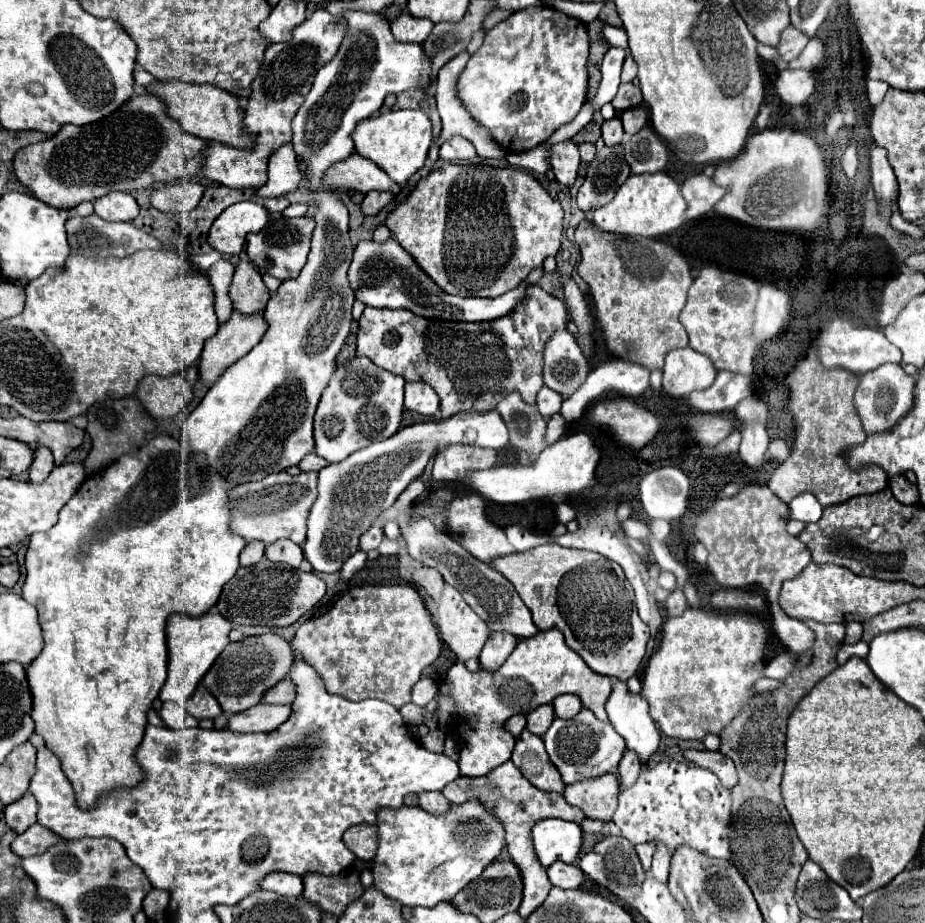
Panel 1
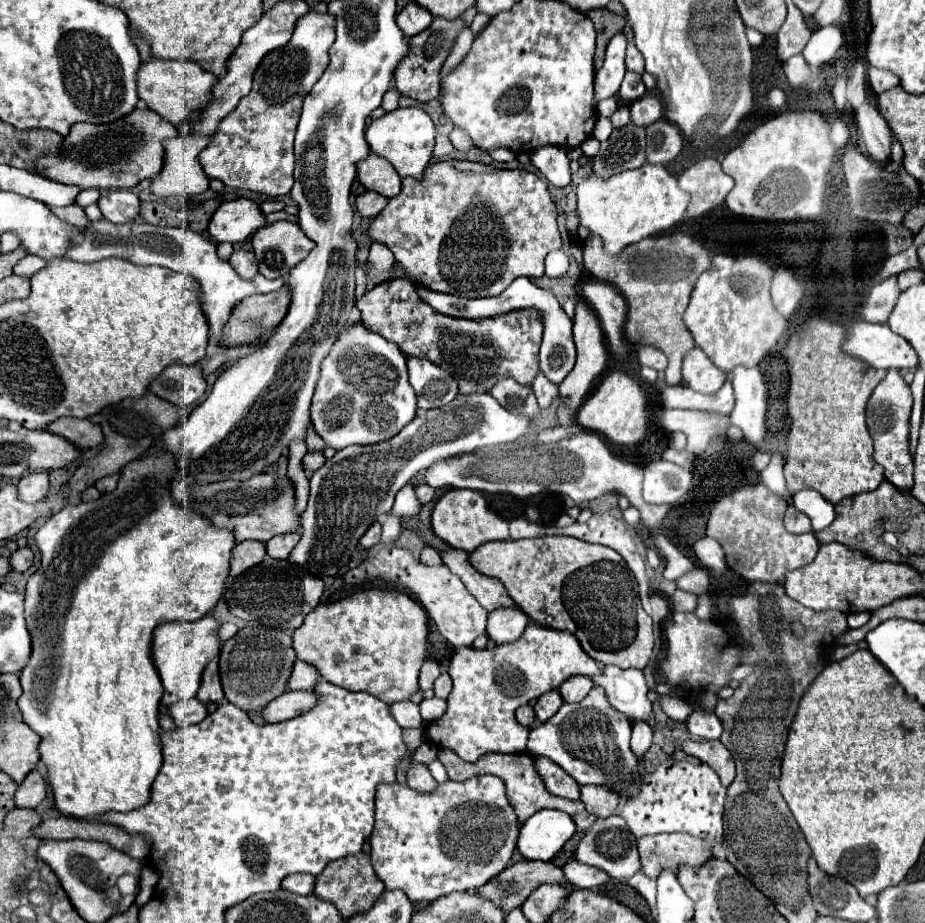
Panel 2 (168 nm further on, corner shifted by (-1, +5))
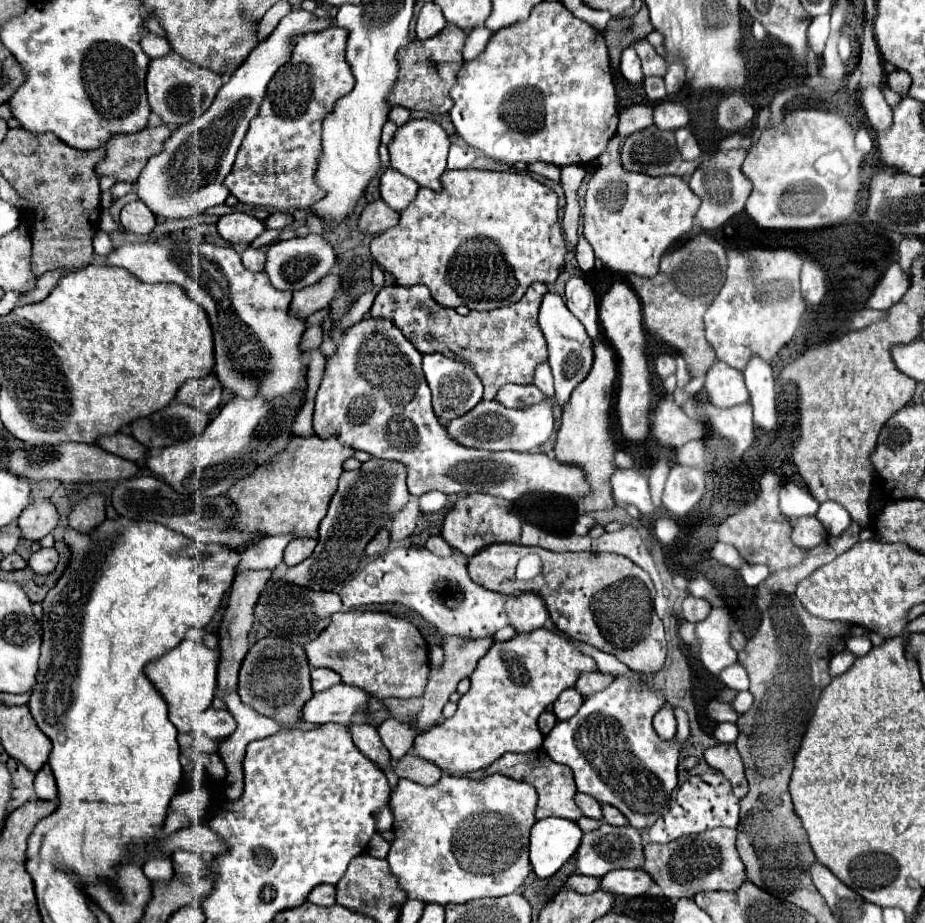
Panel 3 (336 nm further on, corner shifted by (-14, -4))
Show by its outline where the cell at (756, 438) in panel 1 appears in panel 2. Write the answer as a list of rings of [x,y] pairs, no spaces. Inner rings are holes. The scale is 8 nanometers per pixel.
[[[737,366],[731,372],[725,372],[727,379],[731,380],[734,396],[737,398],[735,408],[729,416],[729,424],[737,426],[743,430],[745,438],[753,444],[759,446],[765,440],[765,412],[767,412],[767,386],[763,380],[763,374],[759,372],[759,368],[745,368],[745,366]]]

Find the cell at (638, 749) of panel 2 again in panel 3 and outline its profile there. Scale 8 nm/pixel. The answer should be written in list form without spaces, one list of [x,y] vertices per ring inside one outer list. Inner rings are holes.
[[[662,707],[656,715],[654,715],[654,731],[658,733],[658,737],[662,741],[672,741],[676,735],[676,719],[674,719],[674,711],[668,707]]]

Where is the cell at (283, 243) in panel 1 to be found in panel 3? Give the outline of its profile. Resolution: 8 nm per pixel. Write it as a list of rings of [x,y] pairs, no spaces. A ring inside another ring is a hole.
[[[306,235],[306,237],[294,237],[288,241],[276,241],[268,249],[268,261],[266,261],[266,273],[270,277],[270,283],[278,289],[298,291],[308,285],[314,285],[318,279],[322,279],[330,269],[336,265],[336,253],[332,245],[322,235]]]

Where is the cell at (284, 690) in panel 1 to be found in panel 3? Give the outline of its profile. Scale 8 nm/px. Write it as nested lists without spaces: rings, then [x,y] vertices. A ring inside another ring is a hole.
[[[312,669],[312,691],[324,691],[340,683],[340,675],[330,669]]]

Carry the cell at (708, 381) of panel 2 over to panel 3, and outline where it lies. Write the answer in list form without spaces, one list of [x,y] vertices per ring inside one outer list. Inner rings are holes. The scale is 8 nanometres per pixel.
[[[716,361],[708,369],[704,389],[708,393],[708,401],[722,409],[748,401],[748,391],[742,373],[722,361]]]

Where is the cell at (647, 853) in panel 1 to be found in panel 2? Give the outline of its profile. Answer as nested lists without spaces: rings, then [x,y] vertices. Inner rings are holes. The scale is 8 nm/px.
[[[681,832],[641,836],[637,840],[637,850],[641,858],[641,870],[653,880],[661,870],[677,872],[681,864],[697,868],[715,856],[713,846],[707,846],[703,838]]]

